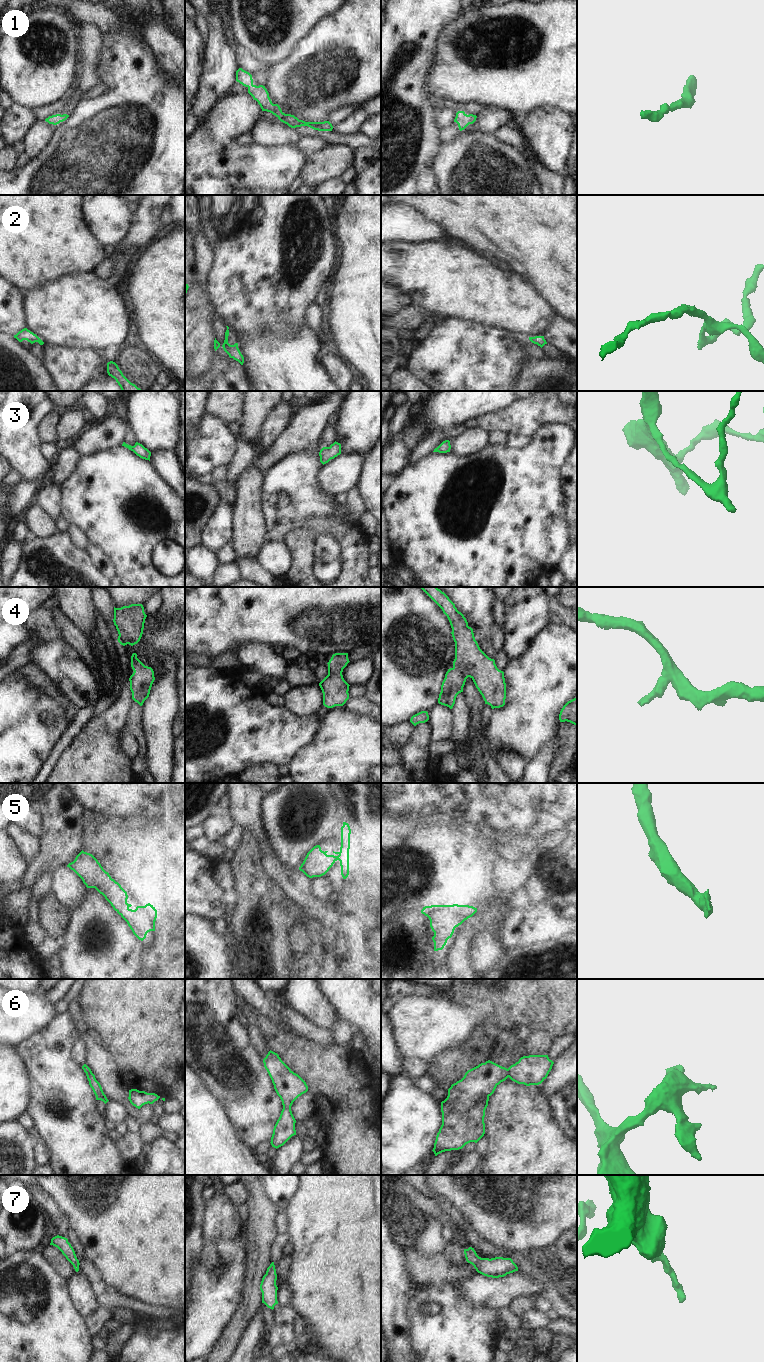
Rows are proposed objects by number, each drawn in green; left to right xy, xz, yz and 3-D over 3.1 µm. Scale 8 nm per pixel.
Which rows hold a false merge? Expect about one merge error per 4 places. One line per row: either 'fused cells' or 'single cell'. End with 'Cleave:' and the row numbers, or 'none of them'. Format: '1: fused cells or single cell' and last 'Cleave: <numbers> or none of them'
1: single cell
2: single cell
3: single cell
4: single cell
5: single cell
6: single cell
7: single cell
Cleave: none of them

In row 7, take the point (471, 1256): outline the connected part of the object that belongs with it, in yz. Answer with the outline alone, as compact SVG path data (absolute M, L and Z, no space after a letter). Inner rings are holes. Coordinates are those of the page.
M472 1247L464 1249L464 1254L466 1261L472 1264L478 1273L487 1277L499 1278L518 1271L517 1265L511 1258L481 1258Z

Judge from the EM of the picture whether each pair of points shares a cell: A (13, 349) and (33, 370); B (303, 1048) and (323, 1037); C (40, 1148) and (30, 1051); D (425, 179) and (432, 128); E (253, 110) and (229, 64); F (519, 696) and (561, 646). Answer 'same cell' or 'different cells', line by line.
A: same cell
B: different cells
C: different cells
D: different cells
E: different cells
F: same cell

